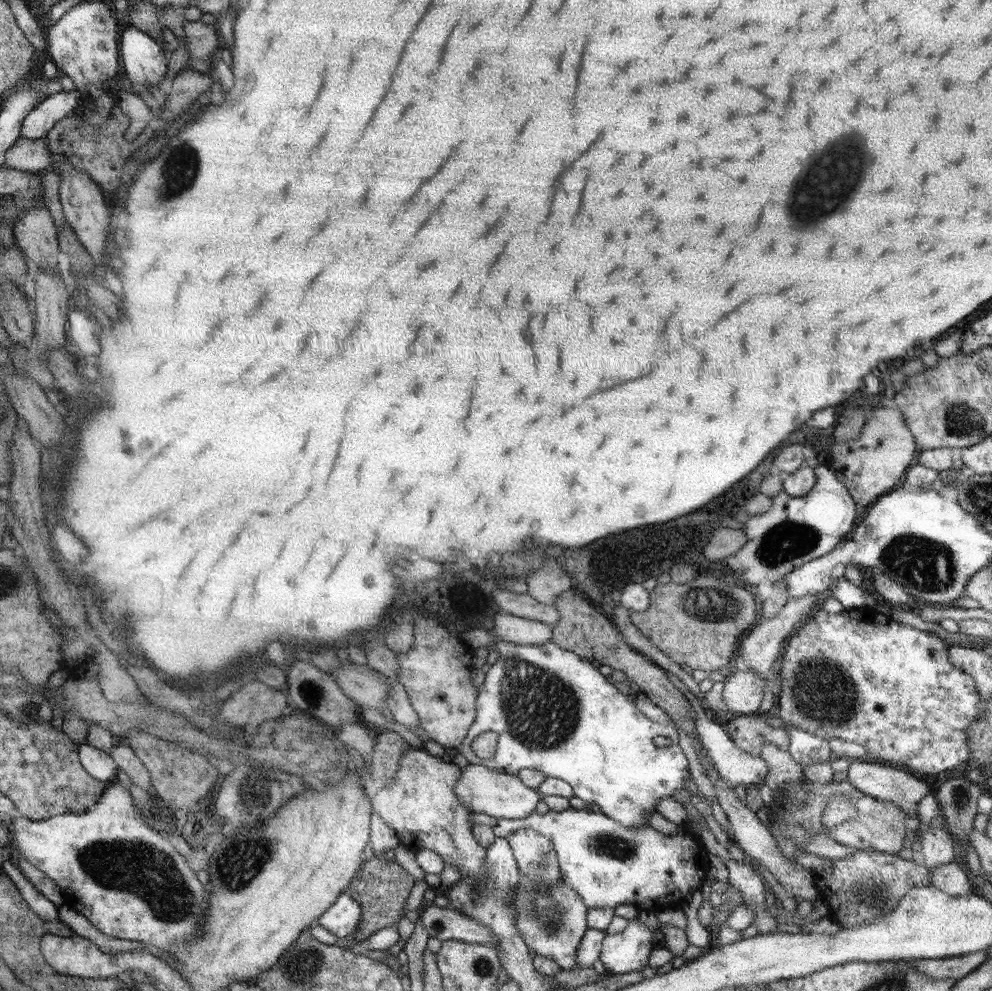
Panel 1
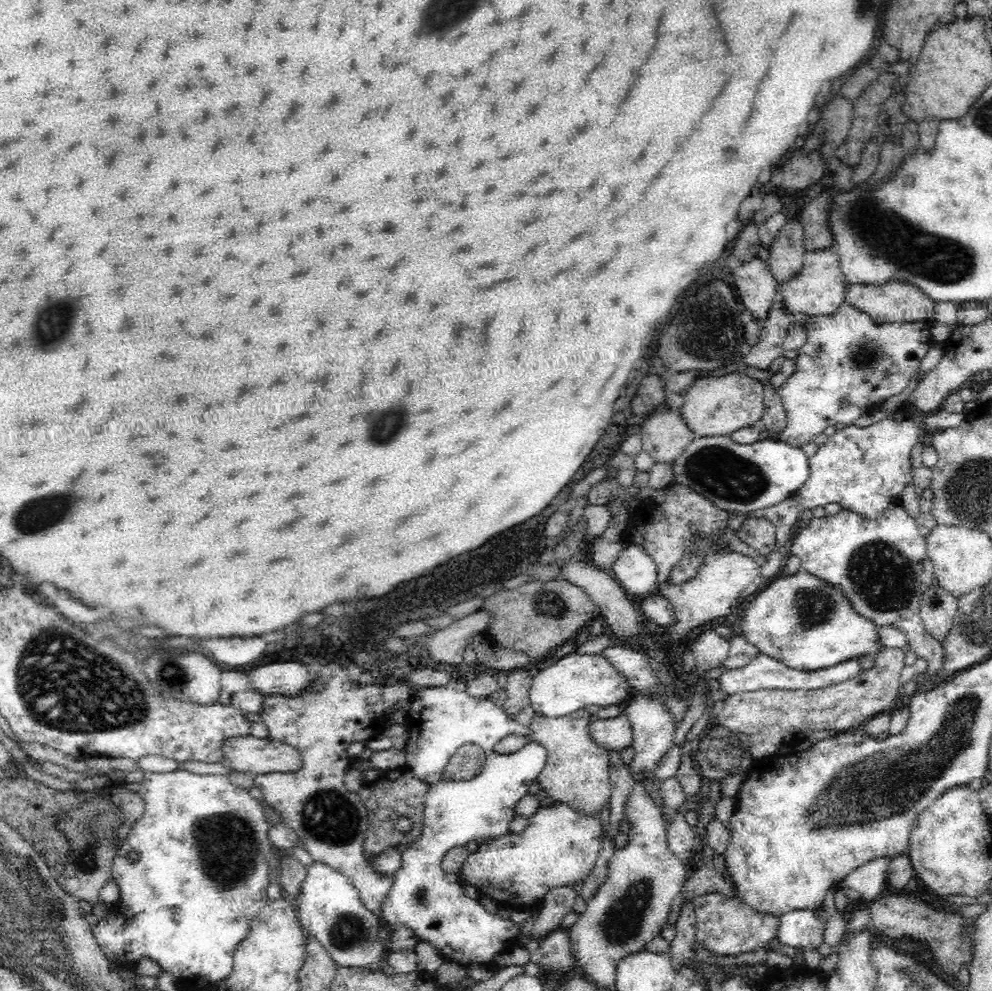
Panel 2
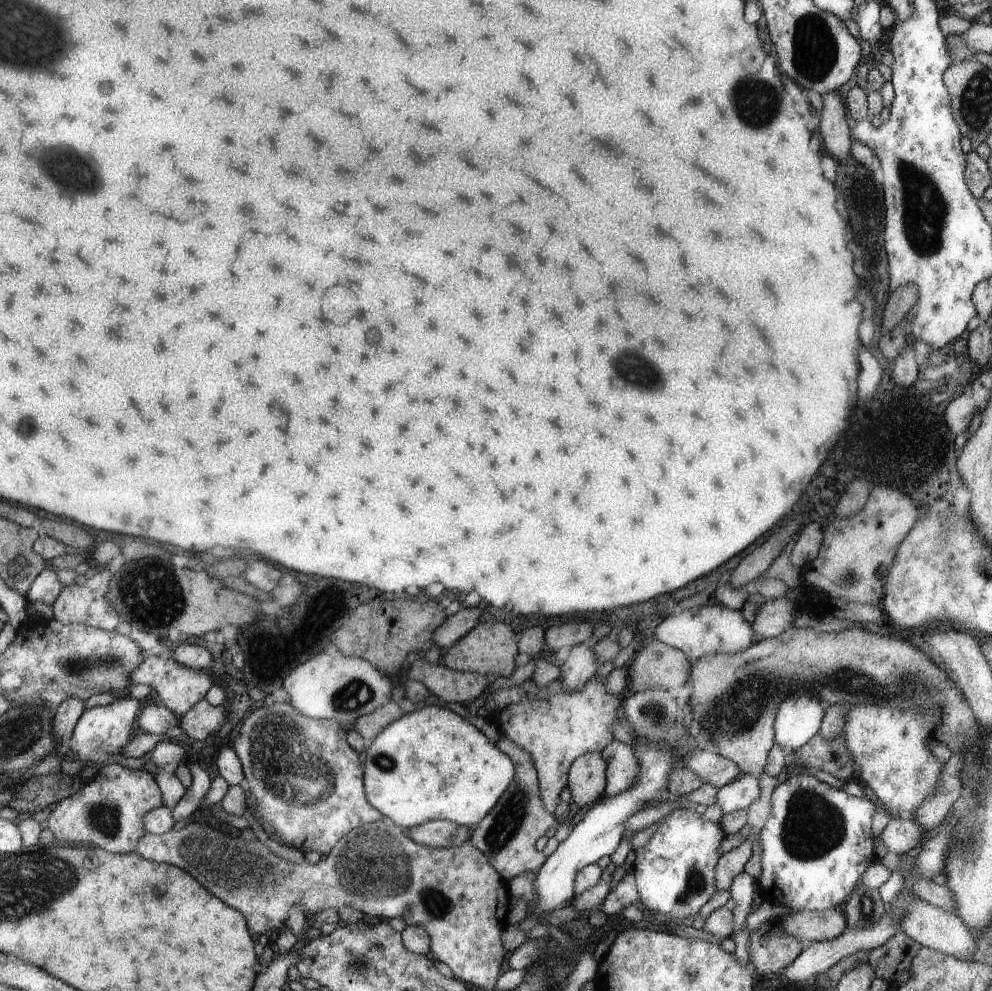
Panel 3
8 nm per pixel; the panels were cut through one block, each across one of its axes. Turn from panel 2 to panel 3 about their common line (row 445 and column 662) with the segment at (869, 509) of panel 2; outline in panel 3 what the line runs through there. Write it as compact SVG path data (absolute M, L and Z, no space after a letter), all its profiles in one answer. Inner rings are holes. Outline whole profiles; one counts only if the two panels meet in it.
M673 810L649 842L635 850L637 858L629 866L629 872L635 876L639 902L653 914L669 918L669 928L679 926L685 918L693 918L715 894L717 846L723 838L725 834L719 824L703 822L697 812Z

